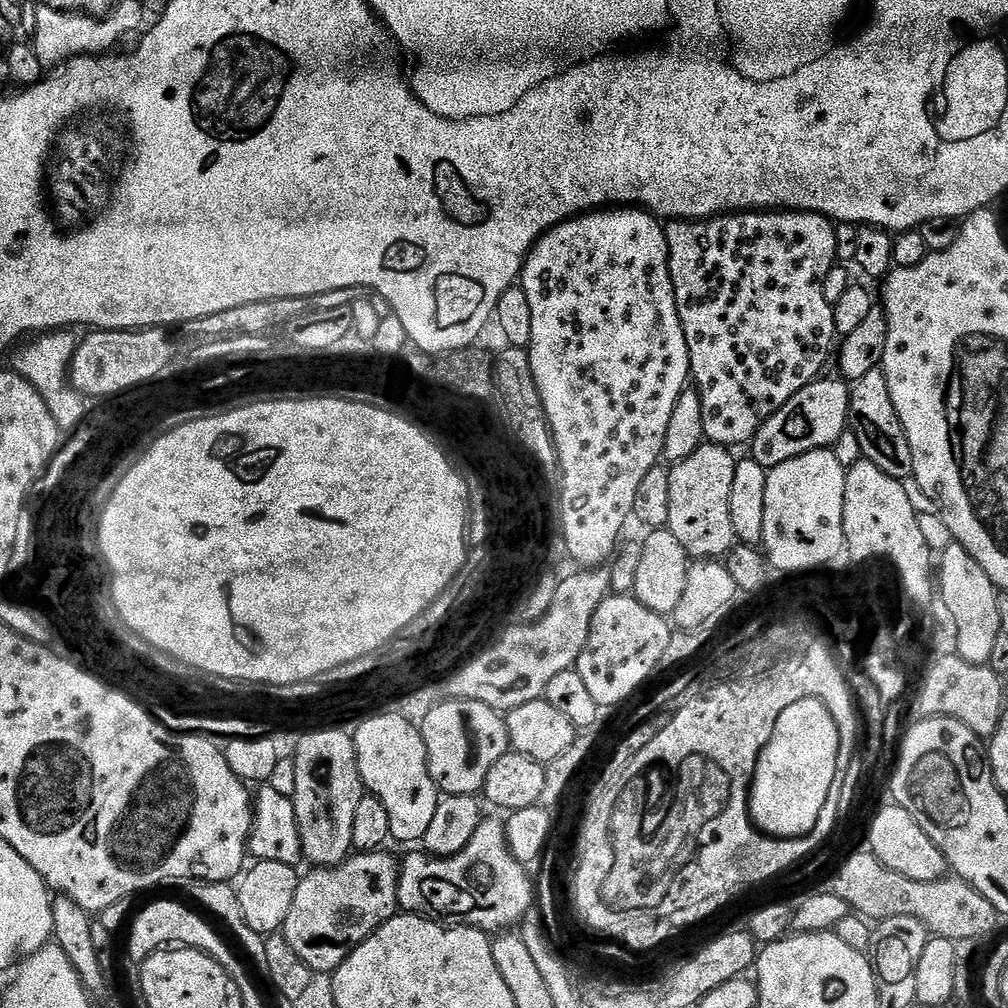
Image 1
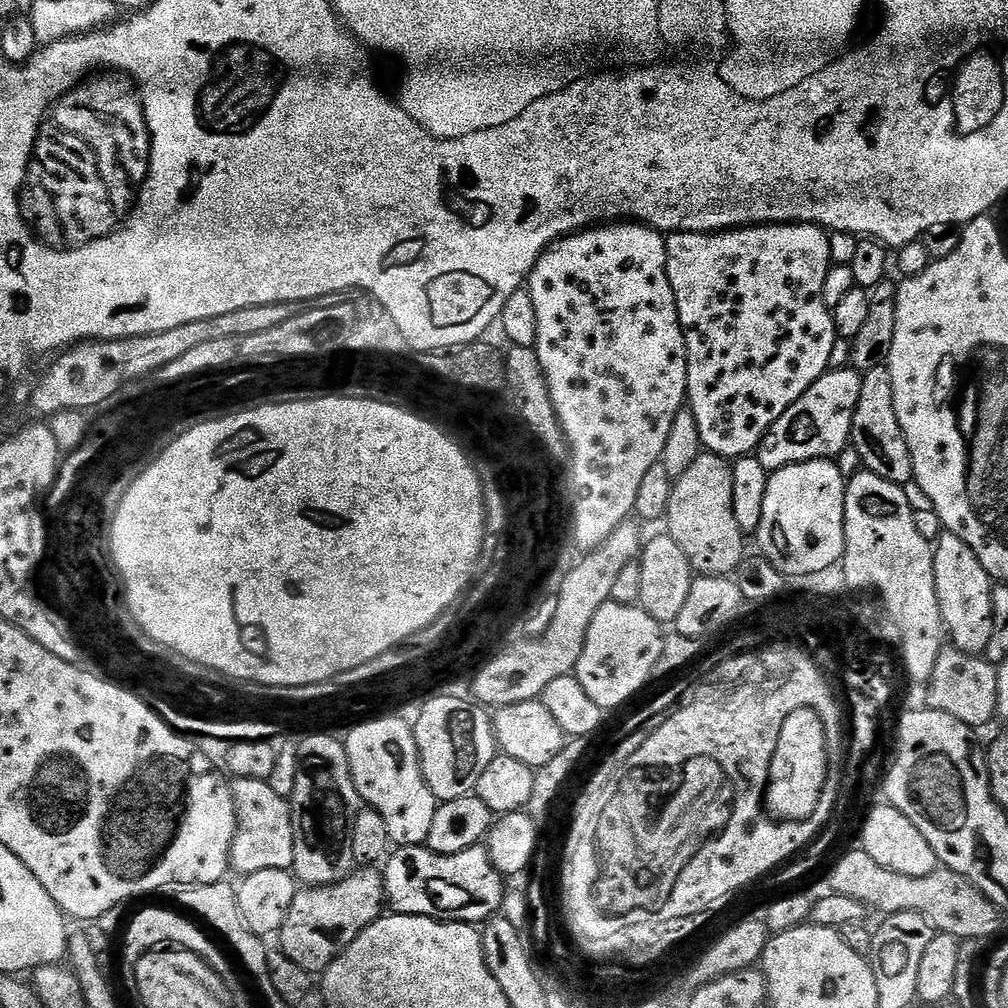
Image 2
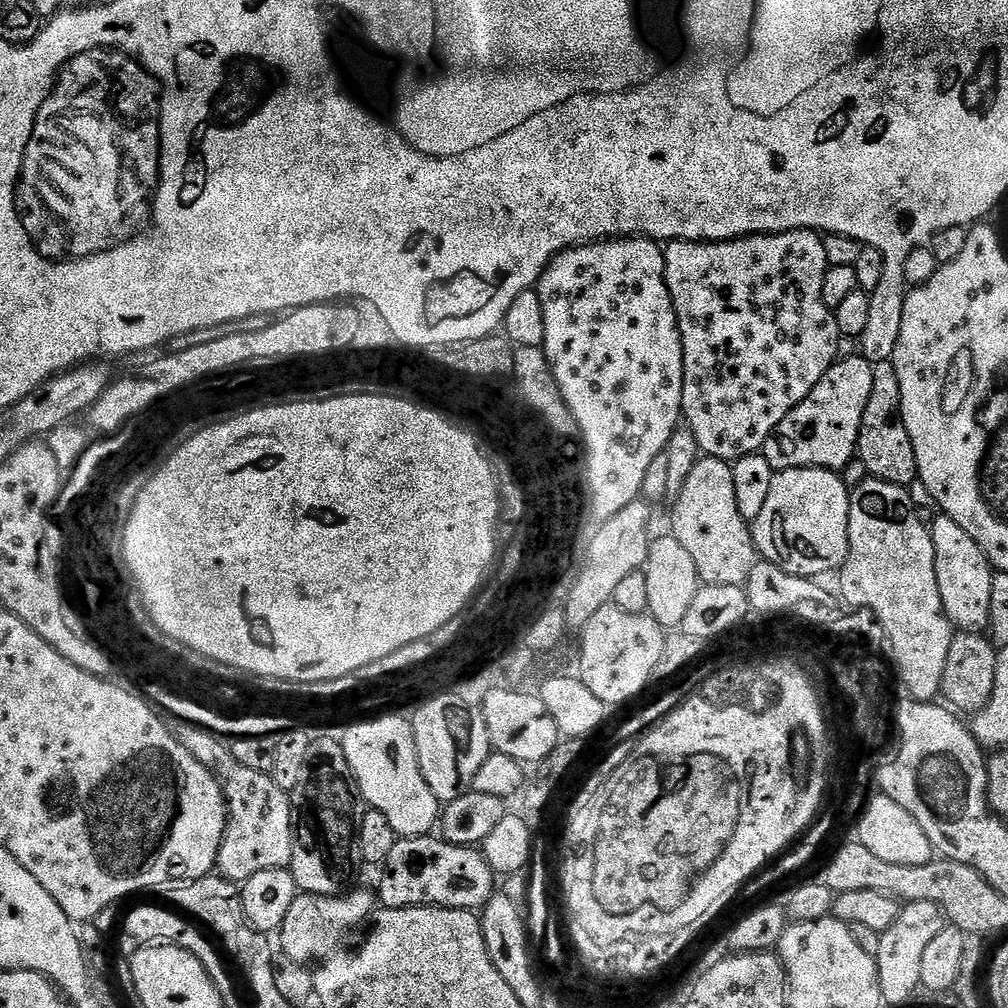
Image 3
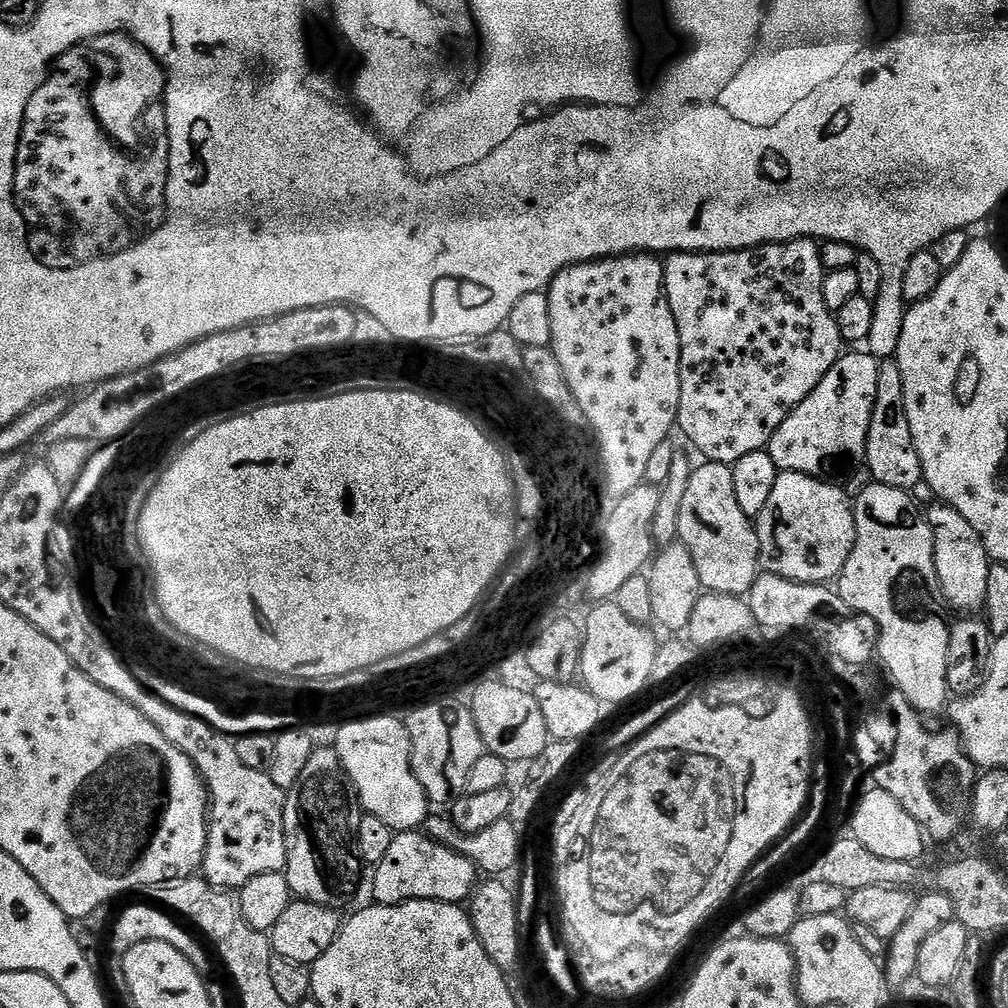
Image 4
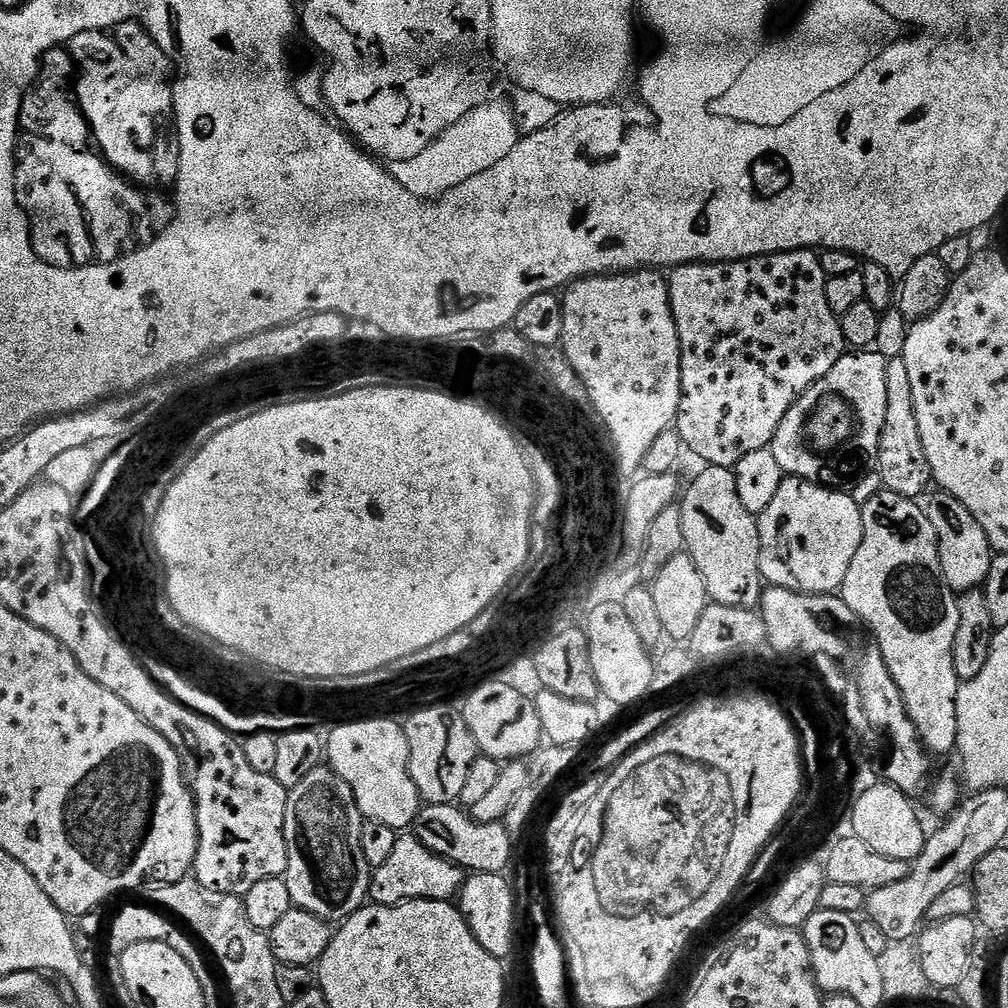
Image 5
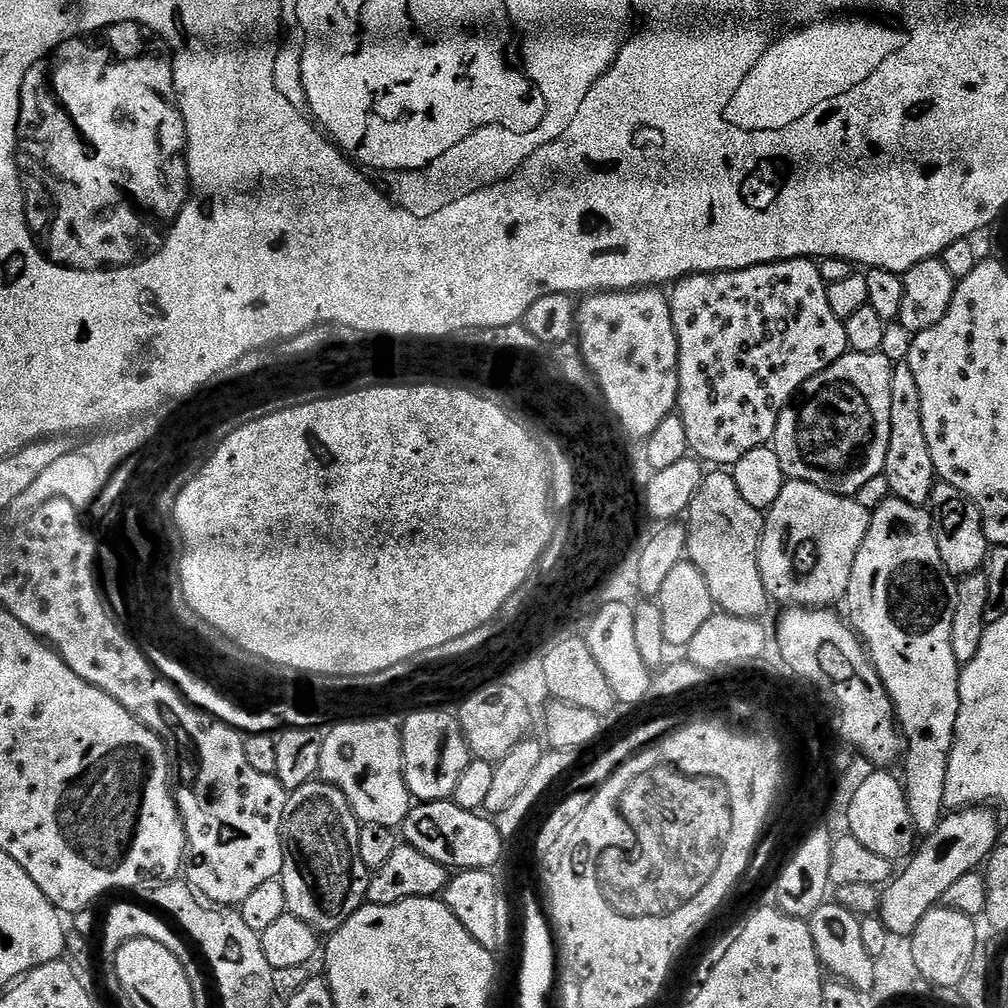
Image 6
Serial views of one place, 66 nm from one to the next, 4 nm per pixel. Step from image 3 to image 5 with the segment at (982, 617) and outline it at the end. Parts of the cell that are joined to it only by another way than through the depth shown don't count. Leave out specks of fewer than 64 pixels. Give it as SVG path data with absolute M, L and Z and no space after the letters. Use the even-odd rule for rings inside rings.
M933 491L927 500L926 511L930 518L930 526L936 528L938 558L944 581L957 594L979 589L986 574L990 574L990 562L994 555L986 538L986 530L978 526L978 518L974 518L974 514L970 514L970 510L966 510L966 506L962 506L962 502L958 502L958 498L954 498L949 492Z

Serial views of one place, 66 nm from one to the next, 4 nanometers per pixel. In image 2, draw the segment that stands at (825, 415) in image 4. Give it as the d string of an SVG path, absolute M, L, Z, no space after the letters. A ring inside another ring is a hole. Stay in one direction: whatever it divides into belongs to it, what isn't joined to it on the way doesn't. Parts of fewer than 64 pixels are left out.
M851 366L833 367L824 373L762 438L754 455L762 462L769 474L791 464L801 464L807 460L831 460L849 447L852 439L854 412L858 406L858 396L862 394L863 375Z

